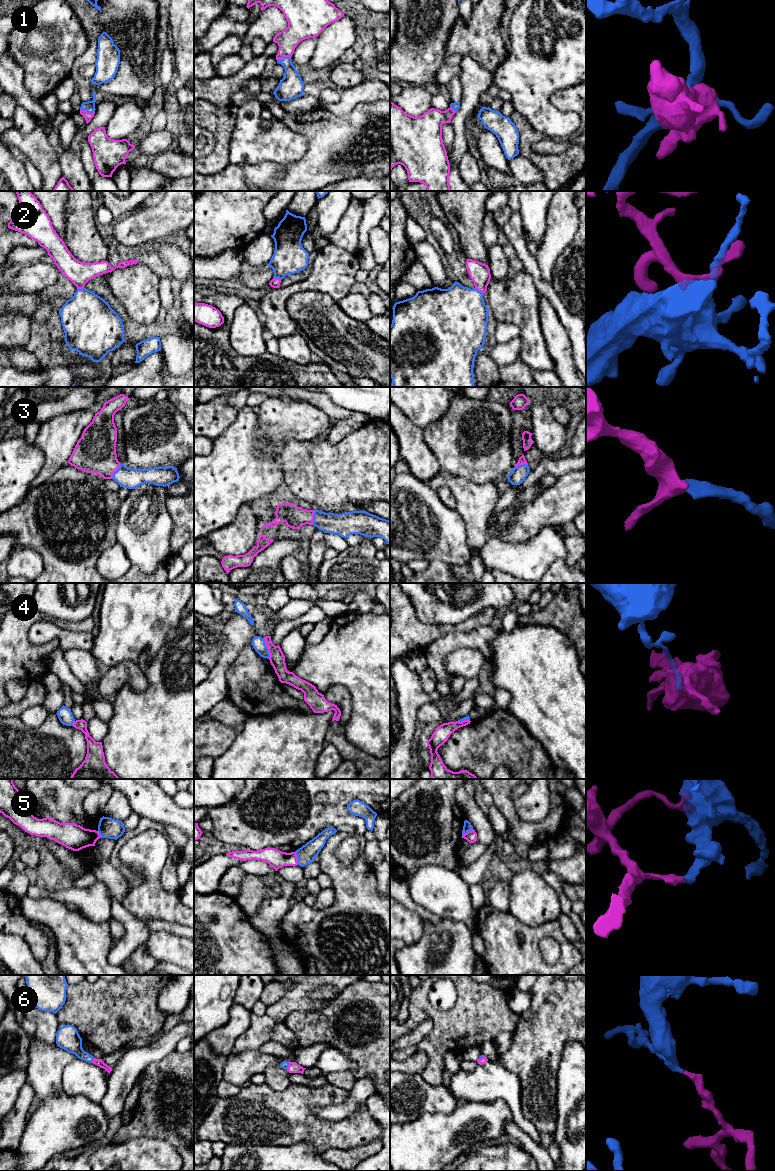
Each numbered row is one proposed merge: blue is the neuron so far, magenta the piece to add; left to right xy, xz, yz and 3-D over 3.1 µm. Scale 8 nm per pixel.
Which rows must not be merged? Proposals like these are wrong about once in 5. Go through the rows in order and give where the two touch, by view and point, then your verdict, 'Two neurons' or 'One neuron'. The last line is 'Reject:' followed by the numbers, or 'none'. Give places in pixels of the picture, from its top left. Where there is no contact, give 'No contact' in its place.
1: Touches blue at xy (87, 111). One neuron
2: Touches blue at yz (479, 291). One neuron
3: Touches blue at xy (116, 471). One neuron
4: Touches blue at xz (267, 648). Two neurons
5: Touches blue at xz (297, 857). Two neurons
6: Touches blue at xy (92, 1060). One neuron
Reject: 4, 5

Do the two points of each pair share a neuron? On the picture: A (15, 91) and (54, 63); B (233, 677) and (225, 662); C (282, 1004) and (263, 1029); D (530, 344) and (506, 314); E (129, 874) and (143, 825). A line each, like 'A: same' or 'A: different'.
A: different
B: different
C: different
D: same
E: same

